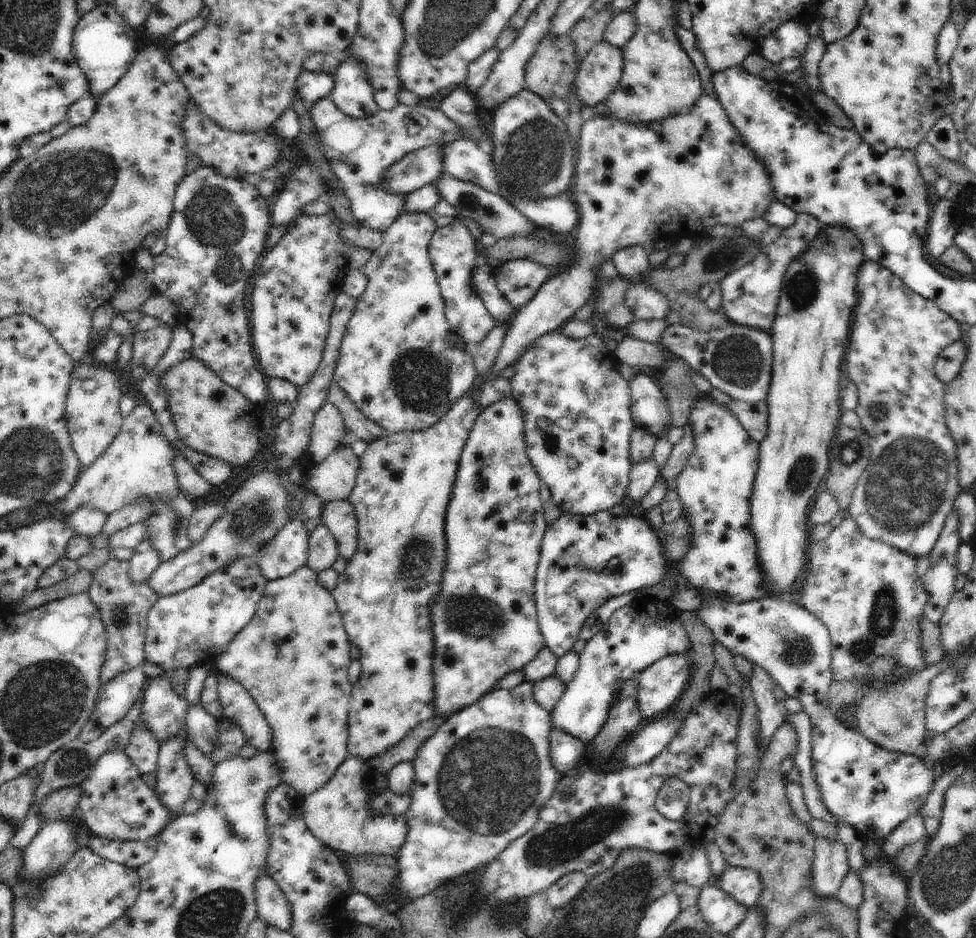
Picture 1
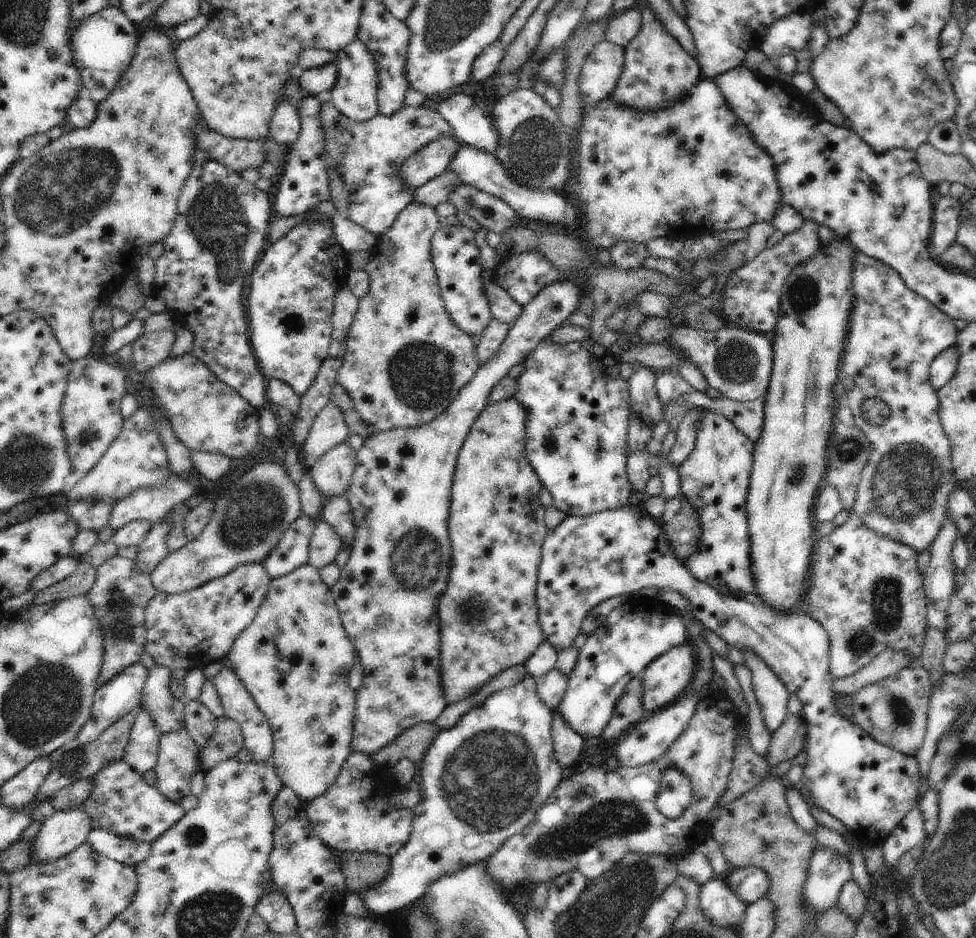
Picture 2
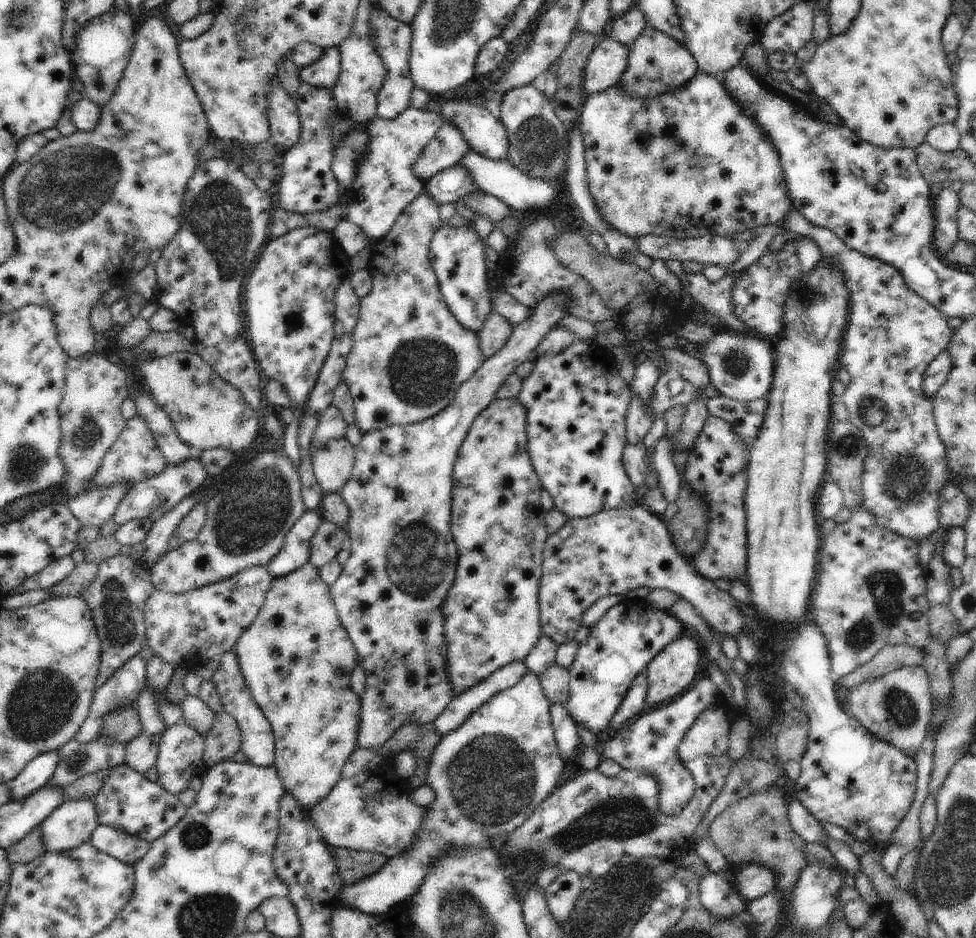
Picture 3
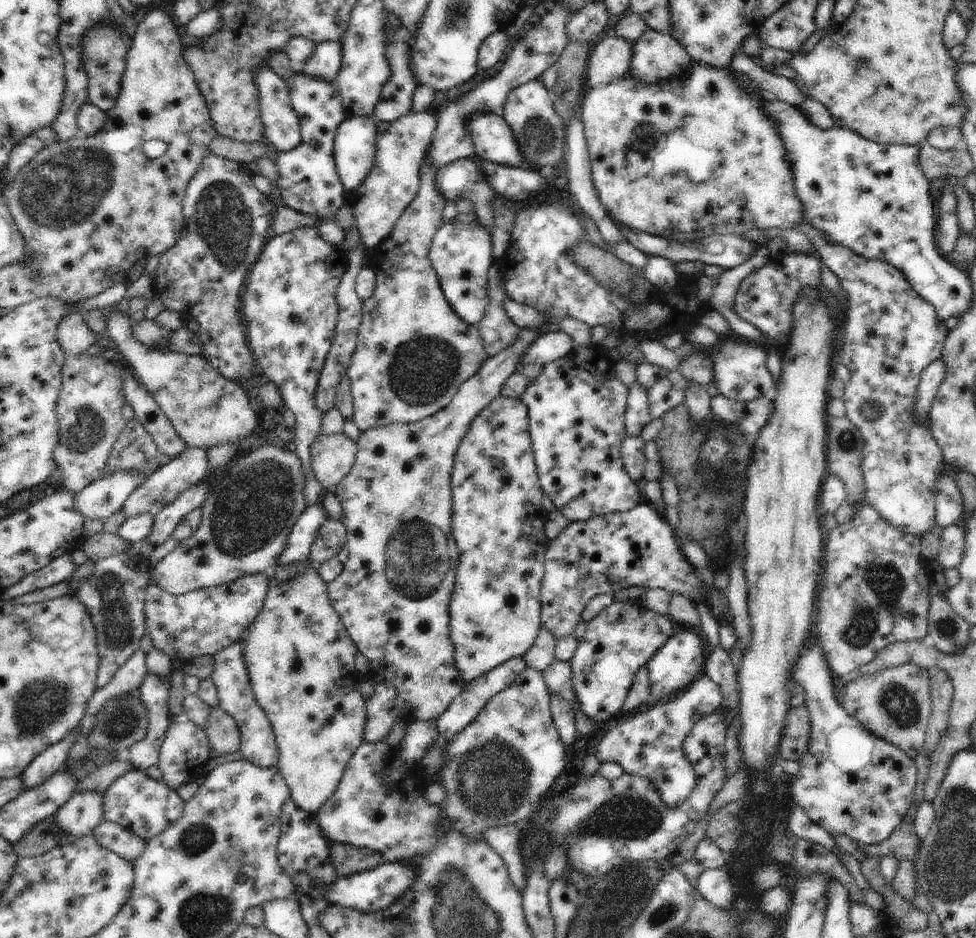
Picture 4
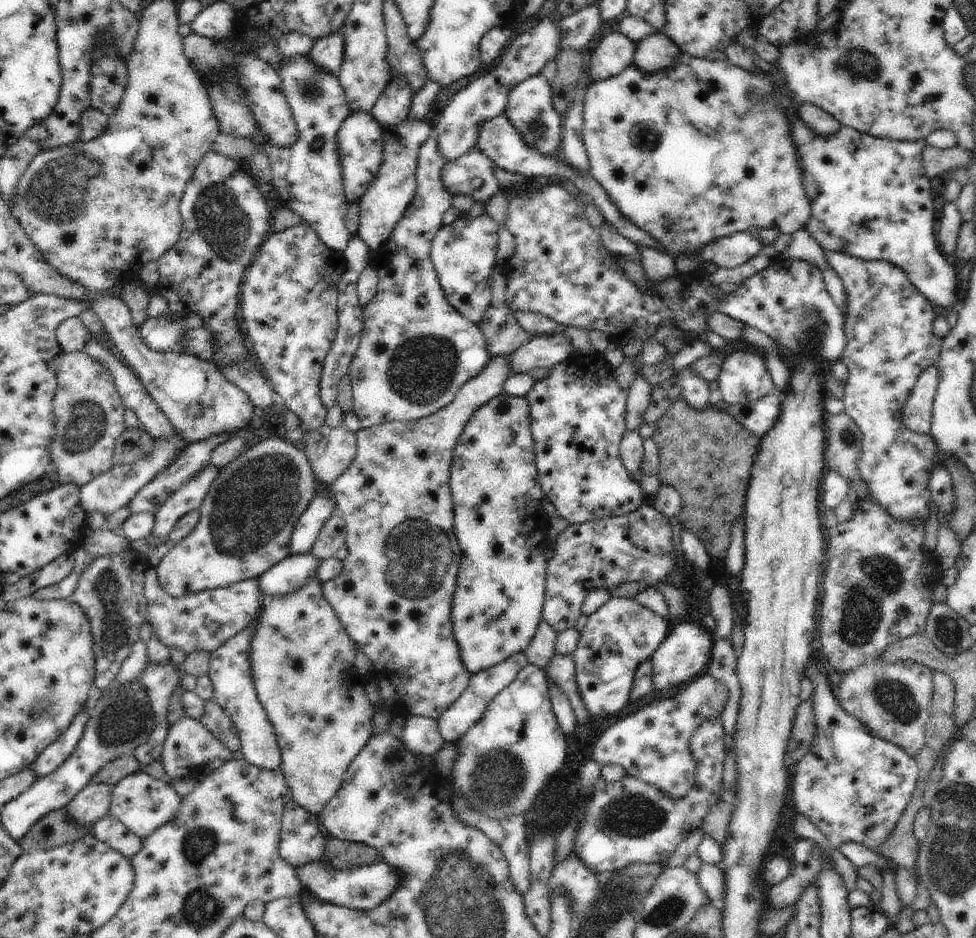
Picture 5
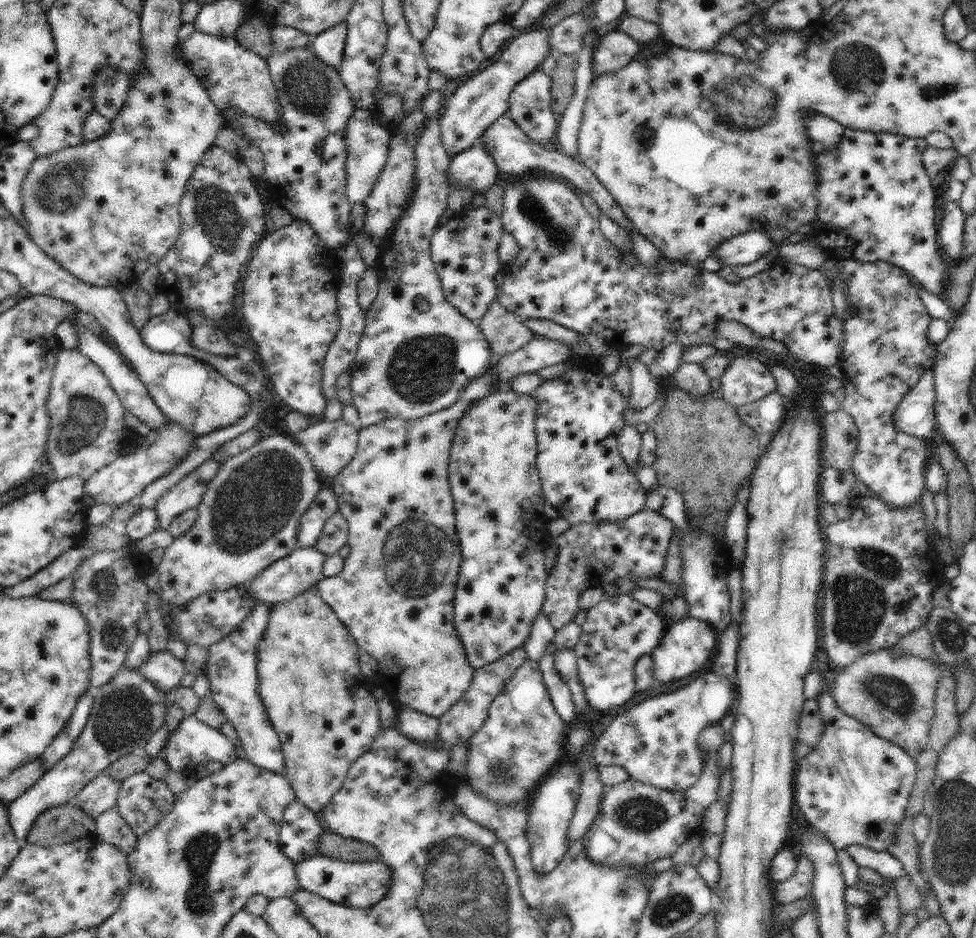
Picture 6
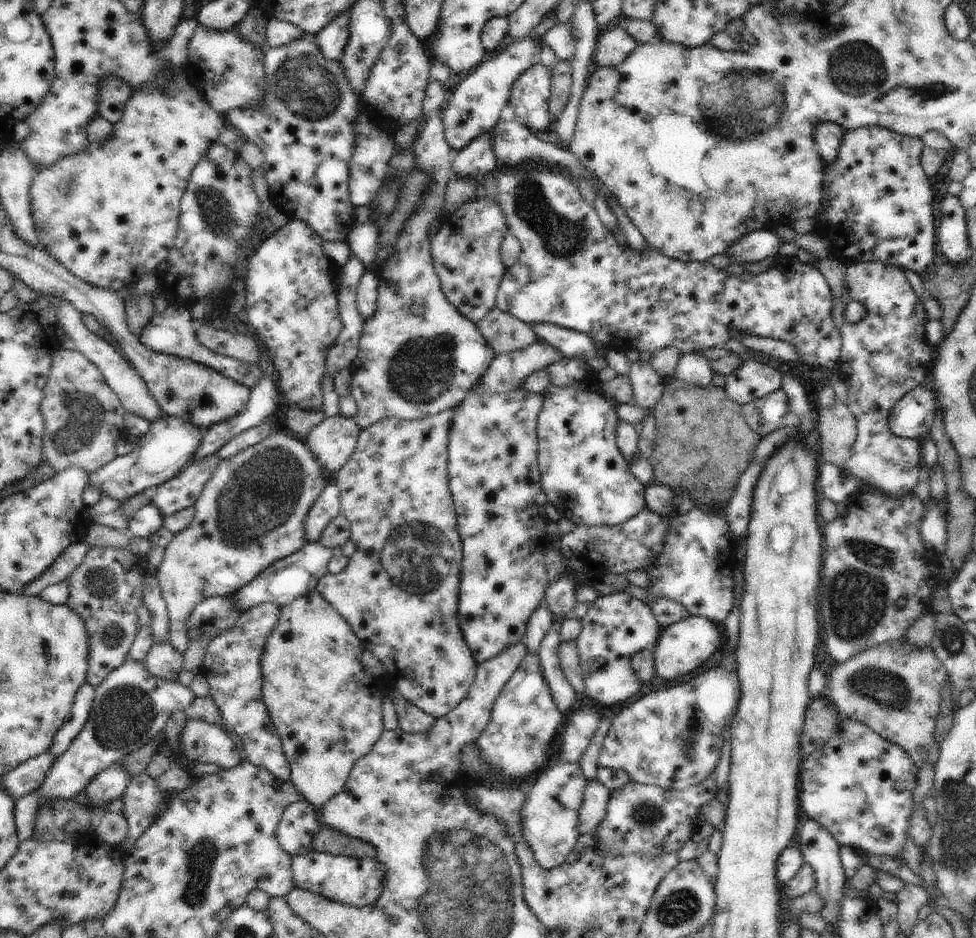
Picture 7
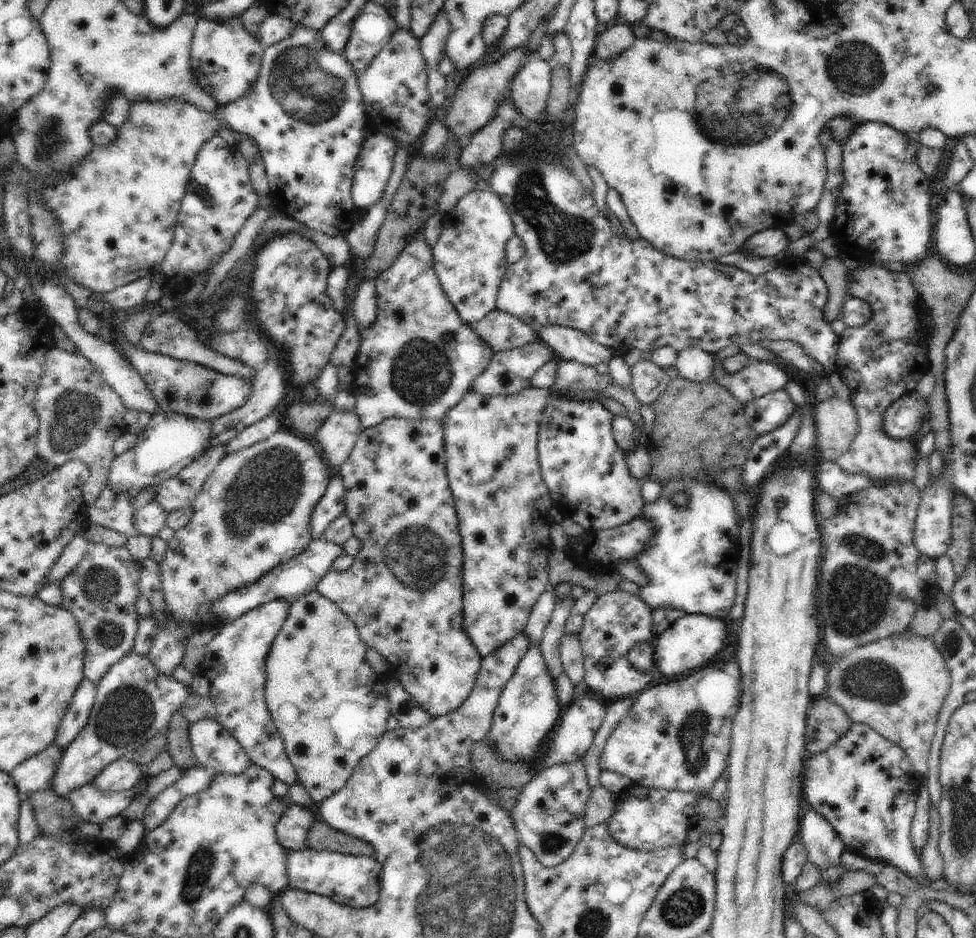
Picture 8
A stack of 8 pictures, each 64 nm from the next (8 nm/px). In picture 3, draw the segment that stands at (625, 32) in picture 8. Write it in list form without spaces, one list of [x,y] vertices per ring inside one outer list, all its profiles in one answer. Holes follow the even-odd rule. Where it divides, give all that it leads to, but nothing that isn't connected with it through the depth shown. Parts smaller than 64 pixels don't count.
[[[603,37],[587,60],[582,82],[584,99],[617,84],[628,66],[628,54],[630,49],[625,44]]]

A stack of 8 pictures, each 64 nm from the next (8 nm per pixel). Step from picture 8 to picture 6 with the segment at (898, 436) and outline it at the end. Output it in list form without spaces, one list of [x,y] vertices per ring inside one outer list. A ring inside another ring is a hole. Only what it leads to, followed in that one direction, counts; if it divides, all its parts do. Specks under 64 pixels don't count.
[[[933,370],[904,396],[893,415],[897,432],[928,441],[935,430],[935,383]]]

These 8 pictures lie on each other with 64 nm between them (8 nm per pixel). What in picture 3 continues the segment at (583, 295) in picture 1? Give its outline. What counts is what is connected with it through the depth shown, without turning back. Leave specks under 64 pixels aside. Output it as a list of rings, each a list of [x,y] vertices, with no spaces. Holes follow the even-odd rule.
[[[696,72],[696,76],[676,92],[668,92],[656,98],[630,98],[624,94],[622,88],[614,85],[608,88],[606,92],[594,94],[590,98],[584,99],[581,111],[579,112],[578,127],[582,132],[584,140],[584,160],[587,166],[588,188],[590,196],[594,198],[594,204],[598,206],[598,212],[606,224],[610,224],[615,231],[624,236],[640,240],[644,236],[672,237],[675,239],[694,239],[706,235],[722,235],[729,237],[734,232],[758,228],[758,226],[770,226],[776,224],[780,226],[786,214],[792,210],[792,200],[788,198],[788,186],[786,186],[786,177],[784,170],[780,166],[780,156],[774,148],[774,144],[762,134],[762,128],[742,112],[742,106],[734,100],[726,86],[722,84],[721,76],[712,76],[705,72]],[[552,292],[538,300],[538,304],[530,308],[530,318],[513,326],[506,344],[485,359],[474,376],[458,388],[454,400],[436,416],[408,426],[392,425],[365,432],[362,441],[355,446],[352,474],[339,492],[350,510],[347,546],[351,553],[338,580],[329,588],[340,622],[354,643],[368,680],[364,694],[360,696],[357,748],[376,751],[406,724],[434,724],[453,699],[454,690],[446,668],[442,604],[452,588],[458,560],[450,528],[454,463],[472,423],[495,399],[494,394],[504,380],[514,373],[517,366],[531,359],[538,344],[554,327],[561,326],[570,308],[568,294],[570,292]]]

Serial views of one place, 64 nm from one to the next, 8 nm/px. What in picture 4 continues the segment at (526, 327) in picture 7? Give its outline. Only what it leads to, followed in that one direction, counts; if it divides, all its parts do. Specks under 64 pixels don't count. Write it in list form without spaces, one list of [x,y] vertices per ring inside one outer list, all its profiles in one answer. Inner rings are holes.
[[[492,265],[487,275],[487,287],[491,301],[488,305],[488,312],[478,327],[482,342],[484,342],[484,350],[491,357],[504,350],[514,340],[518,340],[520,328],[510,320],[502,306],[507,296],[504,292],[504,282],[502,282],[504,274],[500,272],[499,267]]]

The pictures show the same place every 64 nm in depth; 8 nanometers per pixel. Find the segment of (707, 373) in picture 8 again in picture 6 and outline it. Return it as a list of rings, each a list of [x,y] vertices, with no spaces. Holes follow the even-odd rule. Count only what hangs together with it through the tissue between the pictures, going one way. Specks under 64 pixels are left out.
[[[682,358],[682,363],[672,377],[672,383],[686,390],[694,399],[712,392],[711,379],[699,363],[692,363]]]

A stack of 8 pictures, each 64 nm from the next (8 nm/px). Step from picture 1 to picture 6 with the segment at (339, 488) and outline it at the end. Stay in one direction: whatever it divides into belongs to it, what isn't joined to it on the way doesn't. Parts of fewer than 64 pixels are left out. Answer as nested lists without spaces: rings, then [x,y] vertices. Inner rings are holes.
[[[342,418],[335,422],[322,419],[296,435],[289,435],[299,440],[322,477],[335,478],[356,453],[359,428]]]

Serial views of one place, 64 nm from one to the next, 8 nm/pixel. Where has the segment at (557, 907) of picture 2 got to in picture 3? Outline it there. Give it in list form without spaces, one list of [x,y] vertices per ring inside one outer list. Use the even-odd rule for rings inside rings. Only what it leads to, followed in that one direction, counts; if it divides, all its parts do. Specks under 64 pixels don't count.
[[[563,871],[544,893],[548,908],[558,922],[564,922],[566,916],[574,910],[578,896],[584,888],[584,878],[576,871]]]

